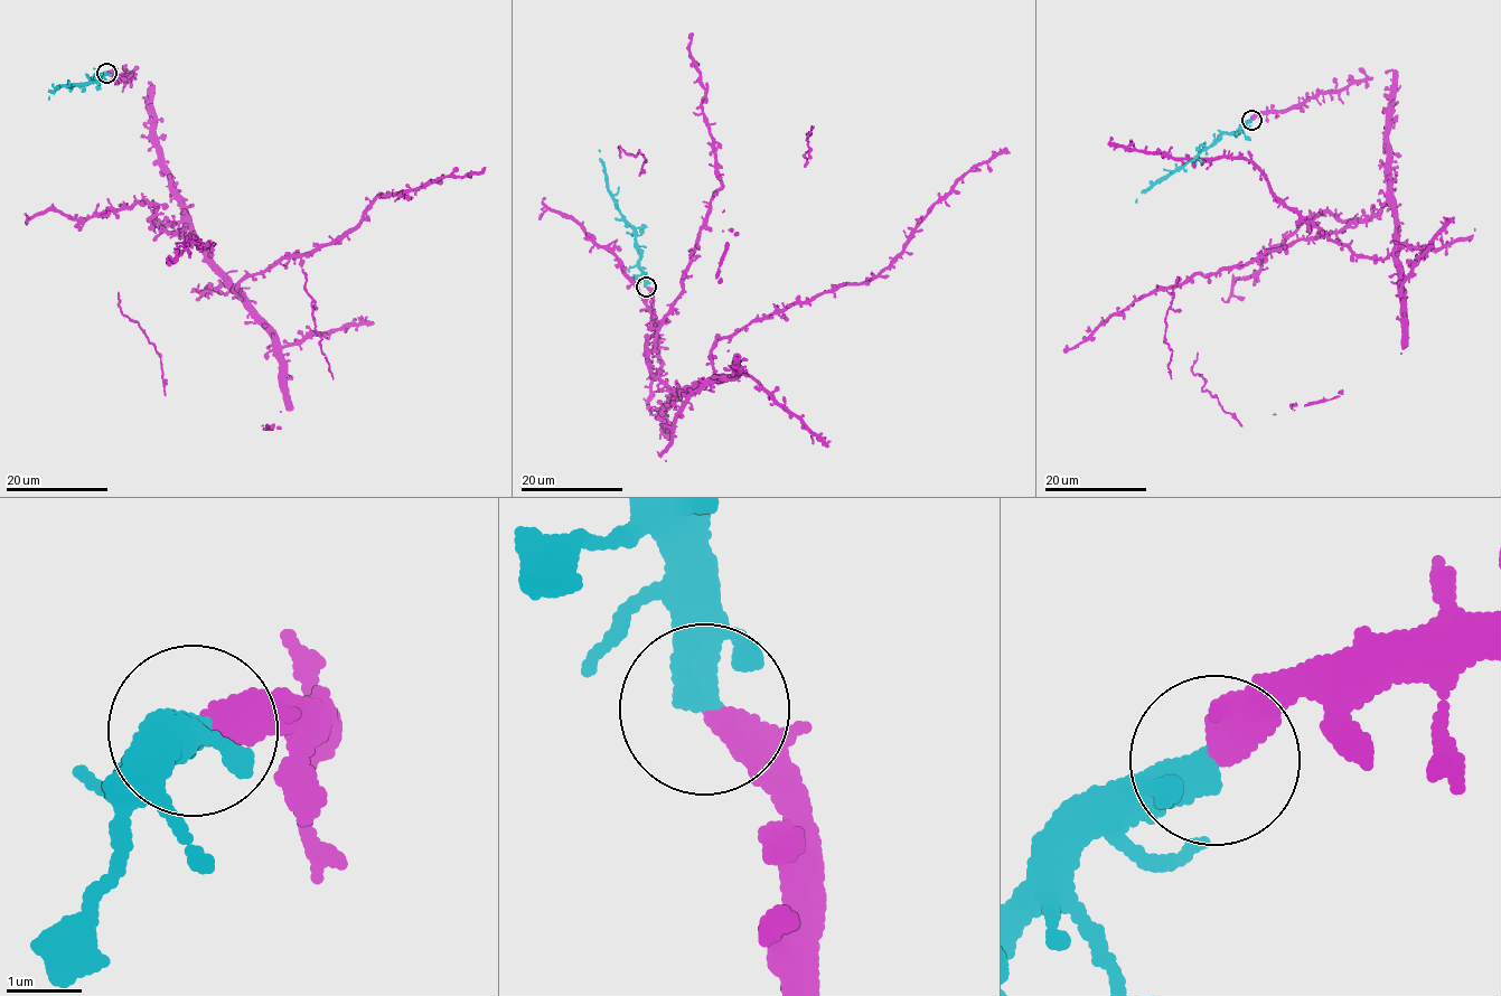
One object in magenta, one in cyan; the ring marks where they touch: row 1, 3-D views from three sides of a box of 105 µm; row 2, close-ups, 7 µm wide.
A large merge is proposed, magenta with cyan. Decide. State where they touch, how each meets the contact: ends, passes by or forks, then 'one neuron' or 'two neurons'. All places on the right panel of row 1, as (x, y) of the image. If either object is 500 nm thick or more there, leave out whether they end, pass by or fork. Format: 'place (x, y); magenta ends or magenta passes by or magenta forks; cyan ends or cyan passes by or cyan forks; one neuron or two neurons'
place (1251, 120); magenta ends; cyan passes by; one neuron

